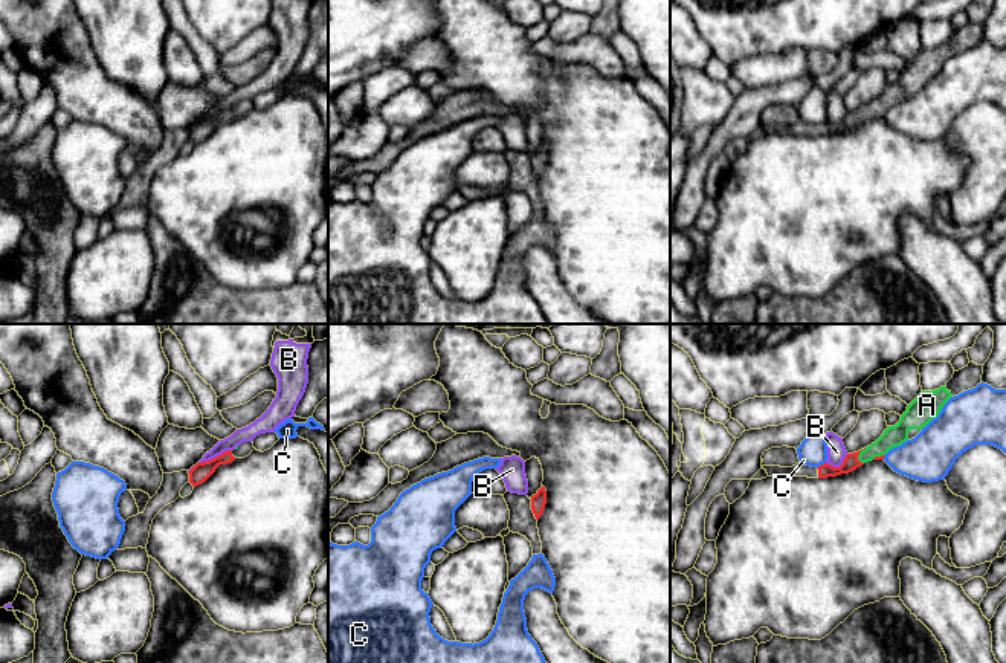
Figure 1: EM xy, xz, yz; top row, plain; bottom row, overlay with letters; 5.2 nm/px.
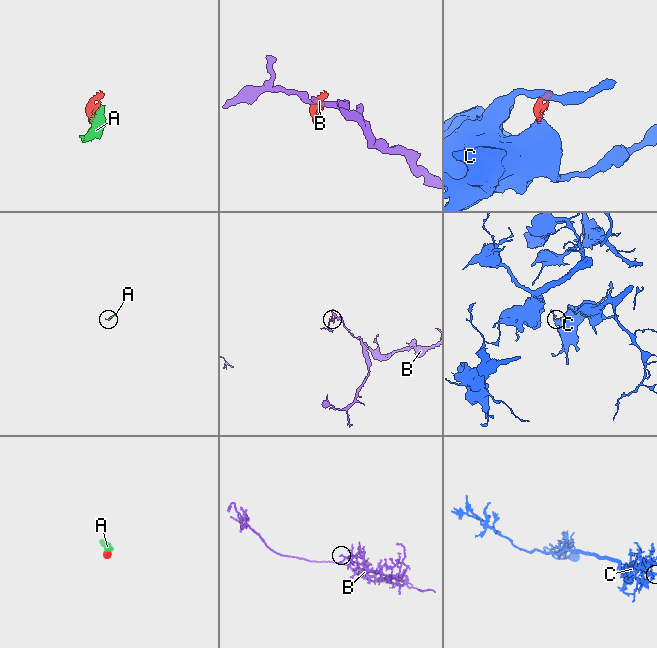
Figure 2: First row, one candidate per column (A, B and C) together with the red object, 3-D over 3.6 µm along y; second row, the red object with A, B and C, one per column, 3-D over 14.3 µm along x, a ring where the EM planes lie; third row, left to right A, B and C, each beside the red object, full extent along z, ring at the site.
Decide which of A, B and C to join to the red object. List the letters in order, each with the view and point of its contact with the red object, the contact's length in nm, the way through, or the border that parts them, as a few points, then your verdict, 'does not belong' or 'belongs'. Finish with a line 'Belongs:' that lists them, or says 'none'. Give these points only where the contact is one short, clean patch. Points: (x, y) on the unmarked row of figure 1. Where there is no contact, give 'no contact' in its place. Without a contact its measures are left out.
A: contact yz (858, 112); length 90 nm; belongs
B: contact xy (216, 115); length 190 nm; border xy (231, 107), (199, 121); does not belong
C: contact yz (822, 122); length 60 nm; does not belong
Belongs: A

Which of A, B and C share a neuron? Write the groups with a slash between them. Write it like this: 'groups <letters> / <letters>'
groups A / B / C

